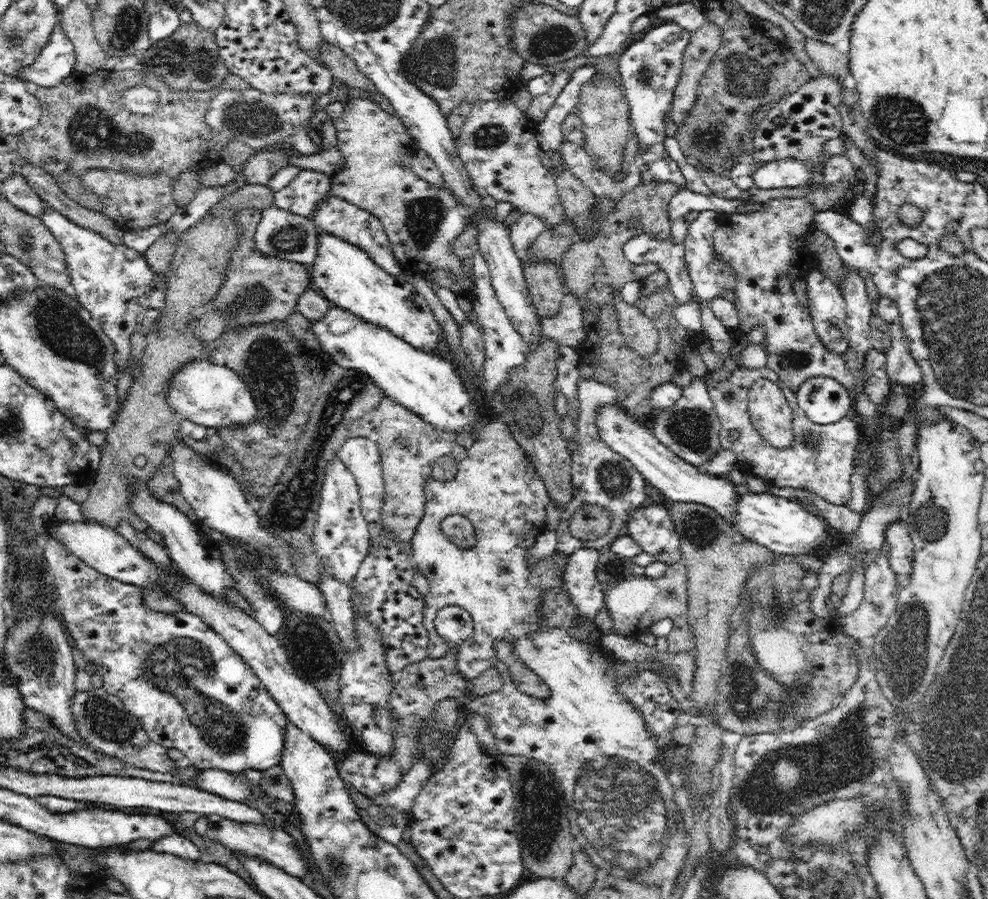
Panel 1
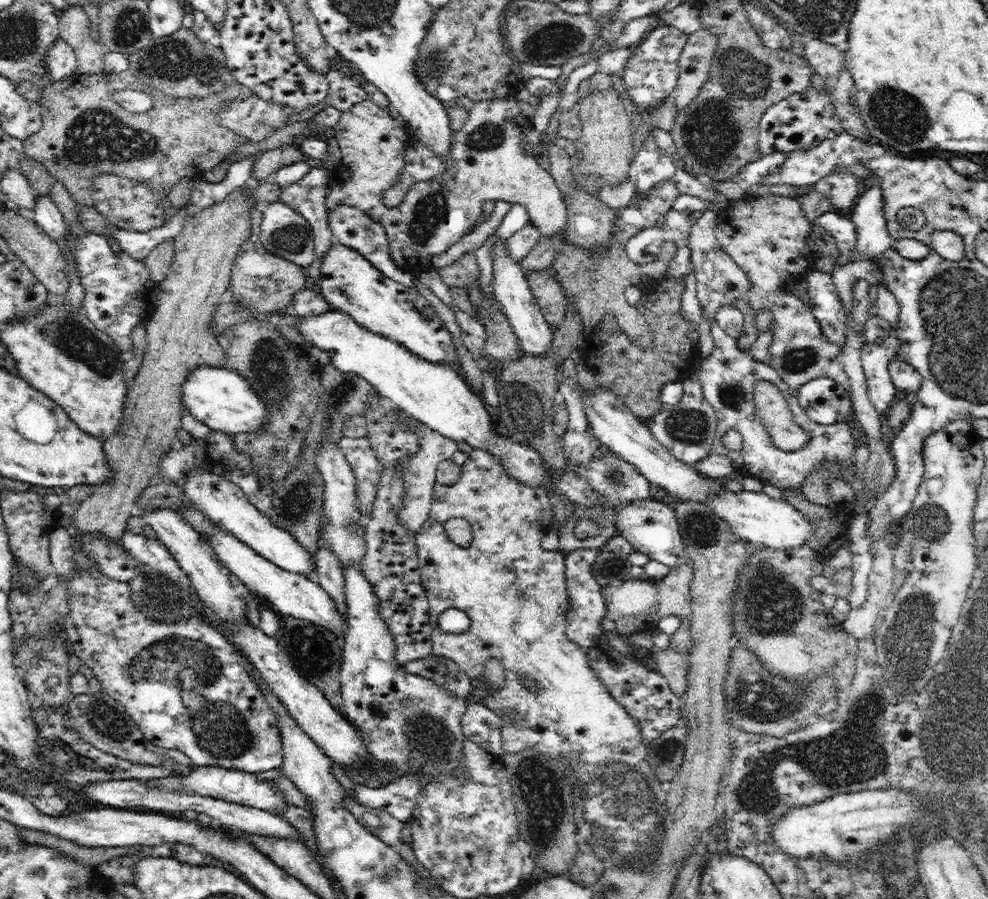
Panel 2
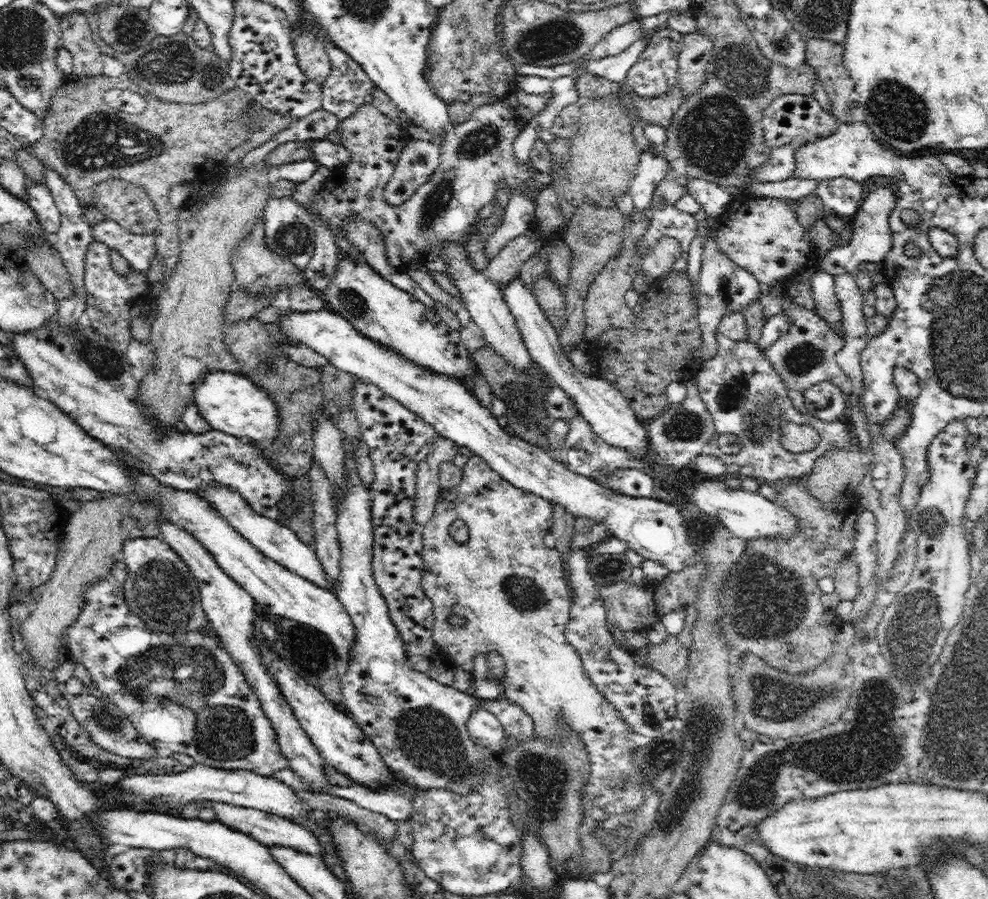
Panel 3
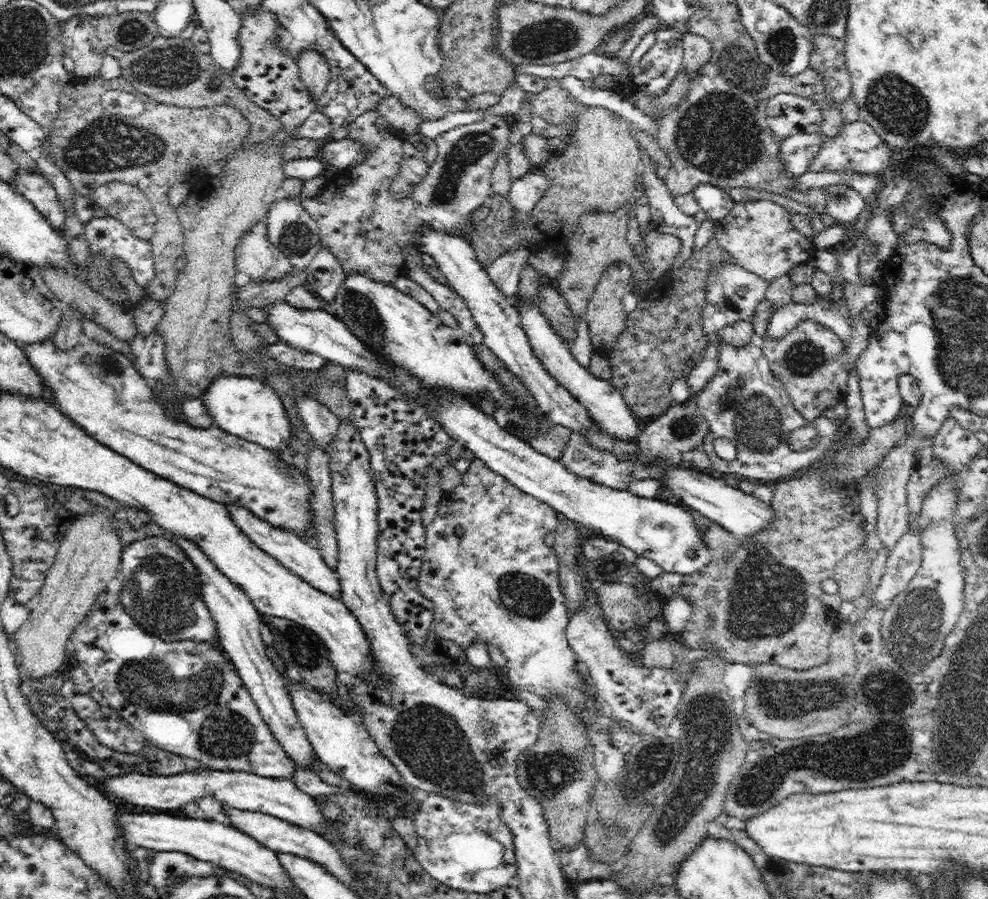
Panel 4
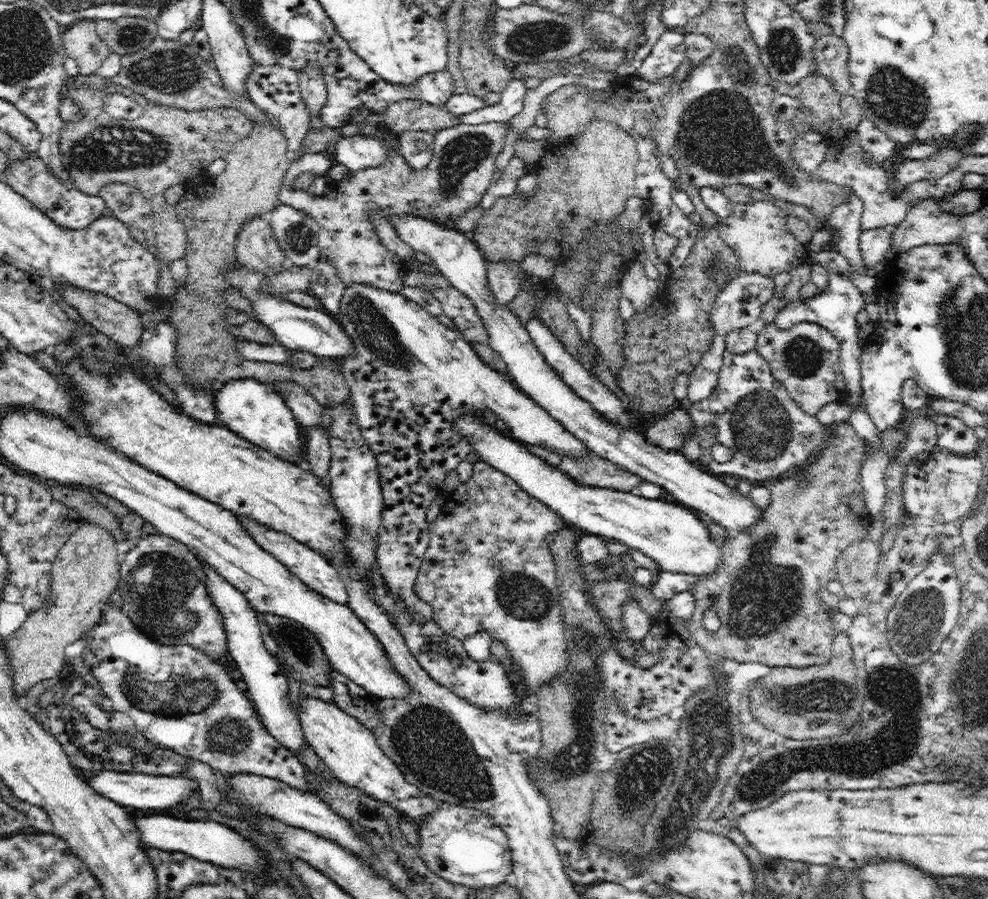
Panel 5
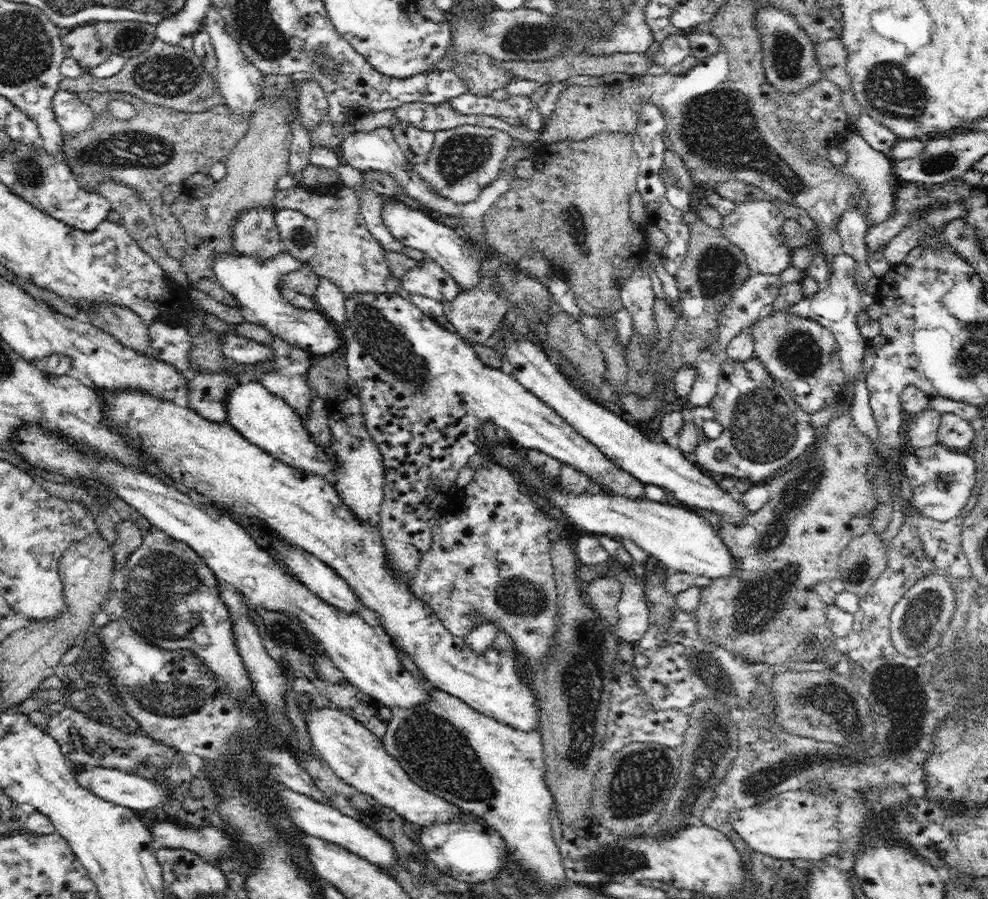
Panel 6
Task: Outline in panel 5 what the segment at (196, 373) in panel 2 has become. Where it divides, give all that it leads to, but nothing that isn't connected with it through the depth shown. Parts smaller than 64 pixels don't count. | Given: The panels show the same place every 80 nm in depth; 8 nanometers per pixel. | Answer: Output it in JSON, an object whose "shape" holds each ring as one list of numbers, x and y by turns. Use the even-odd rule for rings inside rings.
{"shape":[[237,379,218,383,214,392,214,405,218,424,223,424,249,440,280,457,294,463,294,456,302,447,303,428,294,418,291,408,273,386,255,379]]}

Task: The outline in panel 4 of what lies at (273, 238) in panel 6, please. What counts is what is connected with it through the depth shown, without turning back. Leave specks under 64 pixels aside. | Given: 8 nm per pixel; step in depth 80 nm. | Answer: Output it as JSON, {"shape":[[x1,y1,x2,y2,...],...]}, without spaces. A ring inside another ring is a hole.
{"shape":[[265,219,259,220,235,250,235,268,247,274,251,282,273,281,293,272,288,256,268,241,267,230]]}

